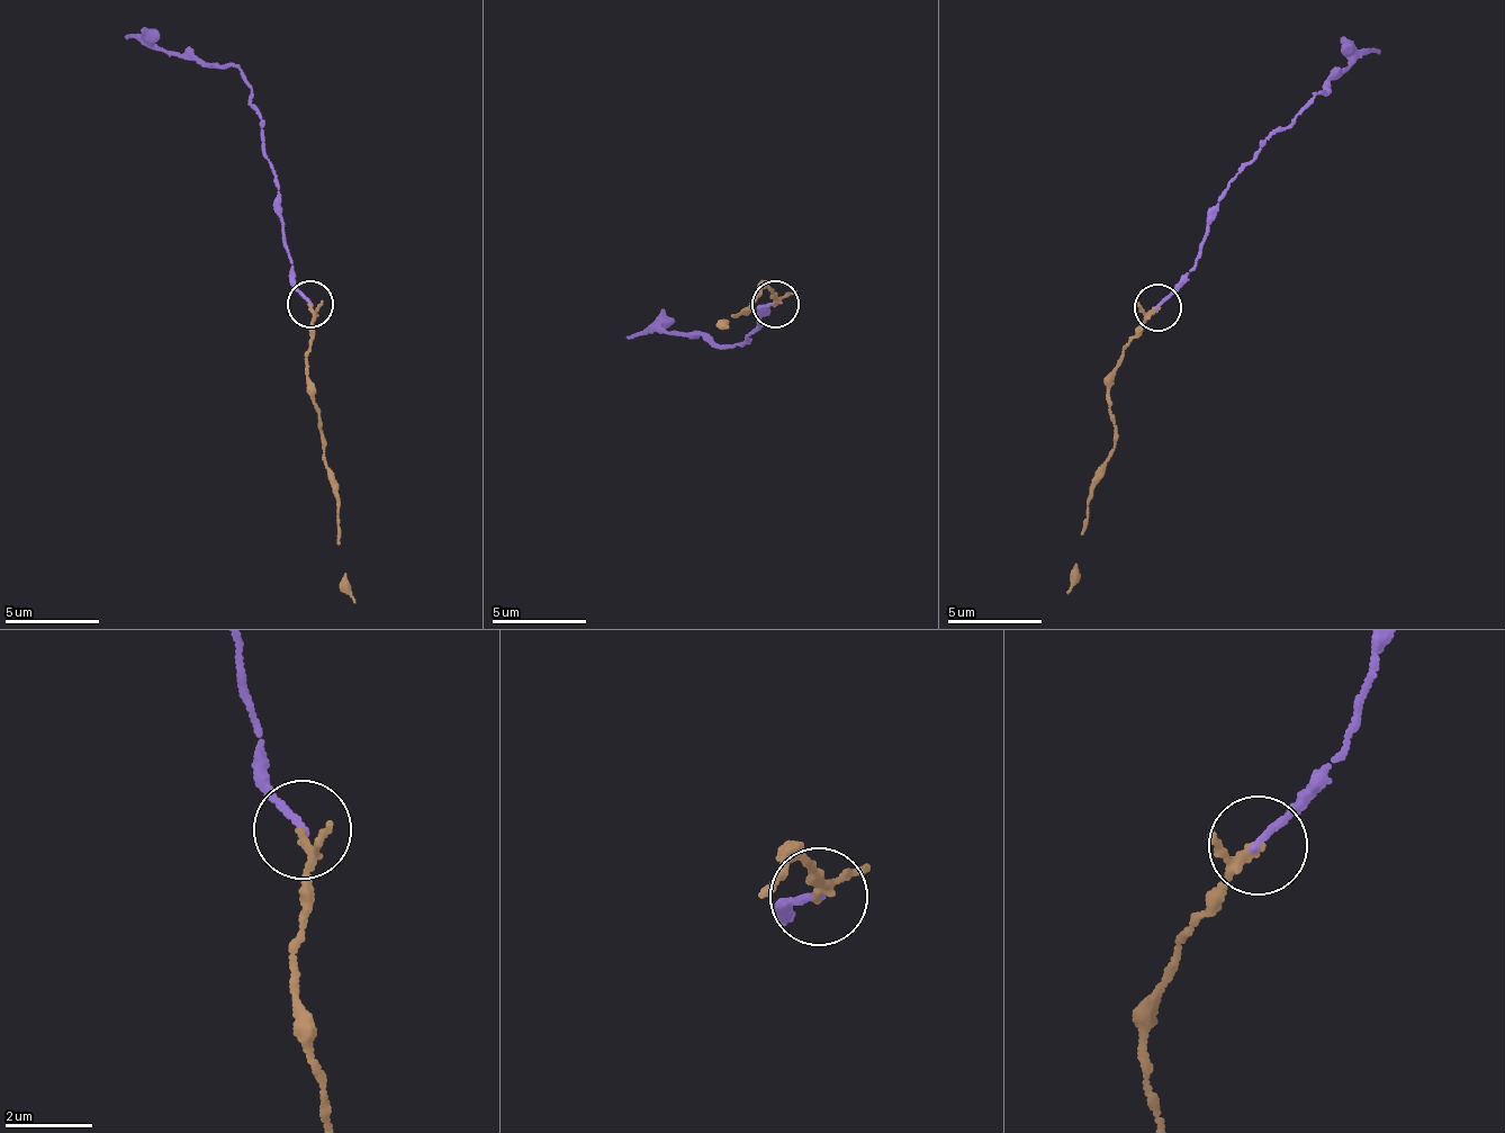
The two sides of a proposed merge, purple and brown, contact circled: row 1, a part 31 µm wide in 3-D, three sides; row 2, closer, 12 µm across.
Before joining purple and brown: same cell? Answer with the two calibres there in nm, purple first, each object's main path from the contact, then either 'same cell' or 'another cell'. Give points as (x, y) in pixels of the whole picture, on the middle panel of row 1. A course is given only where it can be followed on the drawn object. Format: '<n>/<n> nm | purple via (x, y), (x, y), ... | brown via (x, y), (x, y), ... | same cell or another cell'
150/150 nm | purple via (774, 305), (759, 314), (769, 306), (738, 344), (683, 333), (627, 336) | brown via (774, 305), (778, 299), (762, 285), (745, 312), (721, 324), (729, 325) | same cell

